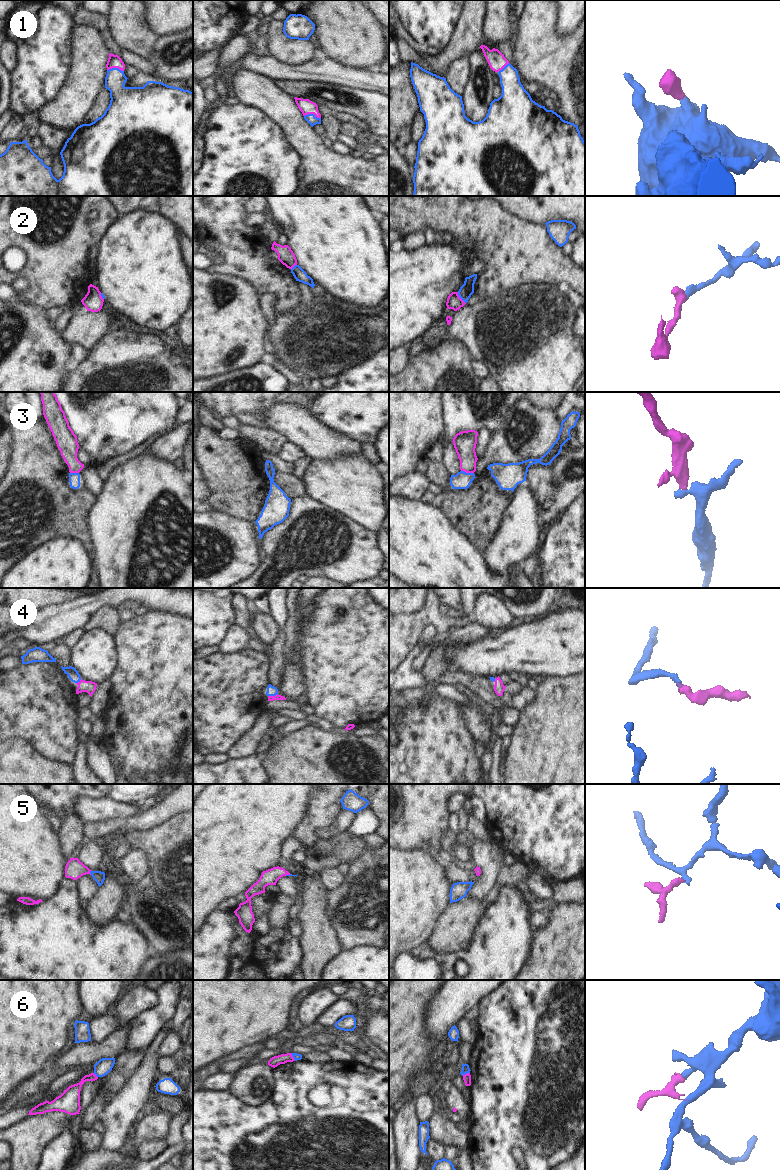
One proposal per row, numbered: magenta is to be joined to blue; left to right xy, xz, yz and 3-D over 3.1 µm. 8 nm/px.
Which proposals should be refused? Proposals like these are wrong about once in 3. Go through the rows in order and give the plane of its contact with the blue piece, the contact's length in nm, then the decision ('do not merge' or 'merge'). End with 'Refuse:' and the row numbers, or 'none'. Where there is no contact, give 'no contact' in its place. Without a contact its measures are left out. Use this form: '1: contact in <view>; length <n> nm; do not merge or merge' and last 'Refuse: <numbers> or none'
1: contact in xz; length 140 nm; merge
2: contact in yz; length 120 nm; do not merge
3: contact in yz; length 110 nm; do not merge
4: contact in xz; length 80 nm; merge
5: contact in xy; length 40 nm; merge
6: contact in xz; length 80 nm; do not merge
Refuse: 2, 3, 6

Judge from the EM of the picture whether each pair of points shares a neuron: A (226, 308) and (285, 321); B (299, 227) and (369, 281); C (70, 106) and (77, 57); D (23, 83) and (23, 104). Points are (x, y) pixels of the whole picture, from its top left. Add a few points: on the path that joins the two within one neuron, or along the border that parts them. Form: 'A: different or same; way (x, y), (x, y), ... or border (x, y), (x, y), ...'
A: different; border (270, 326), (267, 336), (267, 349)
B: same; way (316, 228), (352, 264)
C: same; way (76, 94), (77, 69)
D: same; way (23, 88), (23, 99)

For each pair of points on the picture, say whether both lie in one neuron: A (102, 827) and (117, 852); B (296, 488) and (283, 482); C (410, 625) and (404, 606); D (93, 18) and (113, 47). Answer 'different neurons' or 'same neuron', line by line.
A: different neurons
B: same neuron
C: different neurons
D: same neuron

